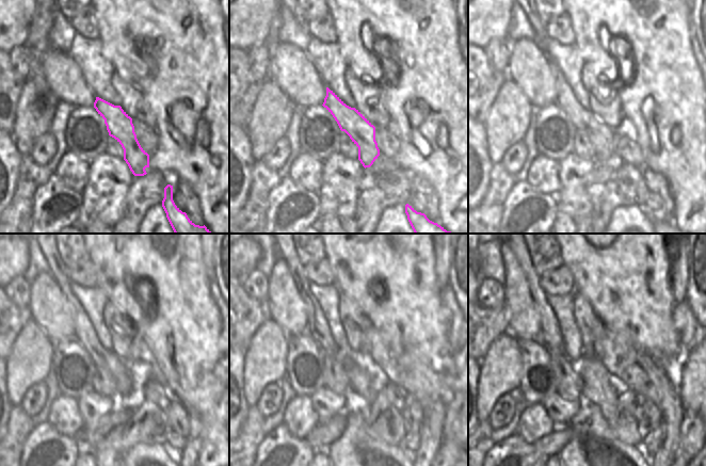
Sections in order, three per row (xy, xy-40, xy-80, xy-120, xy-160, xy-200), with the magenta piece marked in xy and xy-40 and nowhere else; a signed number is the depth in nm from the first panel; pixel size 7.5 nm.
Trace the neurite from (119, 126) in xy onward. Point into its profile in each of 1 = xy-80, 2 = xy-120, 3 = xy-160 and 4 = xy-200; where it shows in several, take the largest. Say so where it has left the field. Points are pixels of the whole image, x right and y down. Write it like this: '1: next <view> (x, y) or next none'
1: next xy-80 (603, 138)
2: next xy-120 (85, 334)
3: next xy-160 (323, 336)
4: next xy-200 (523, 256)

